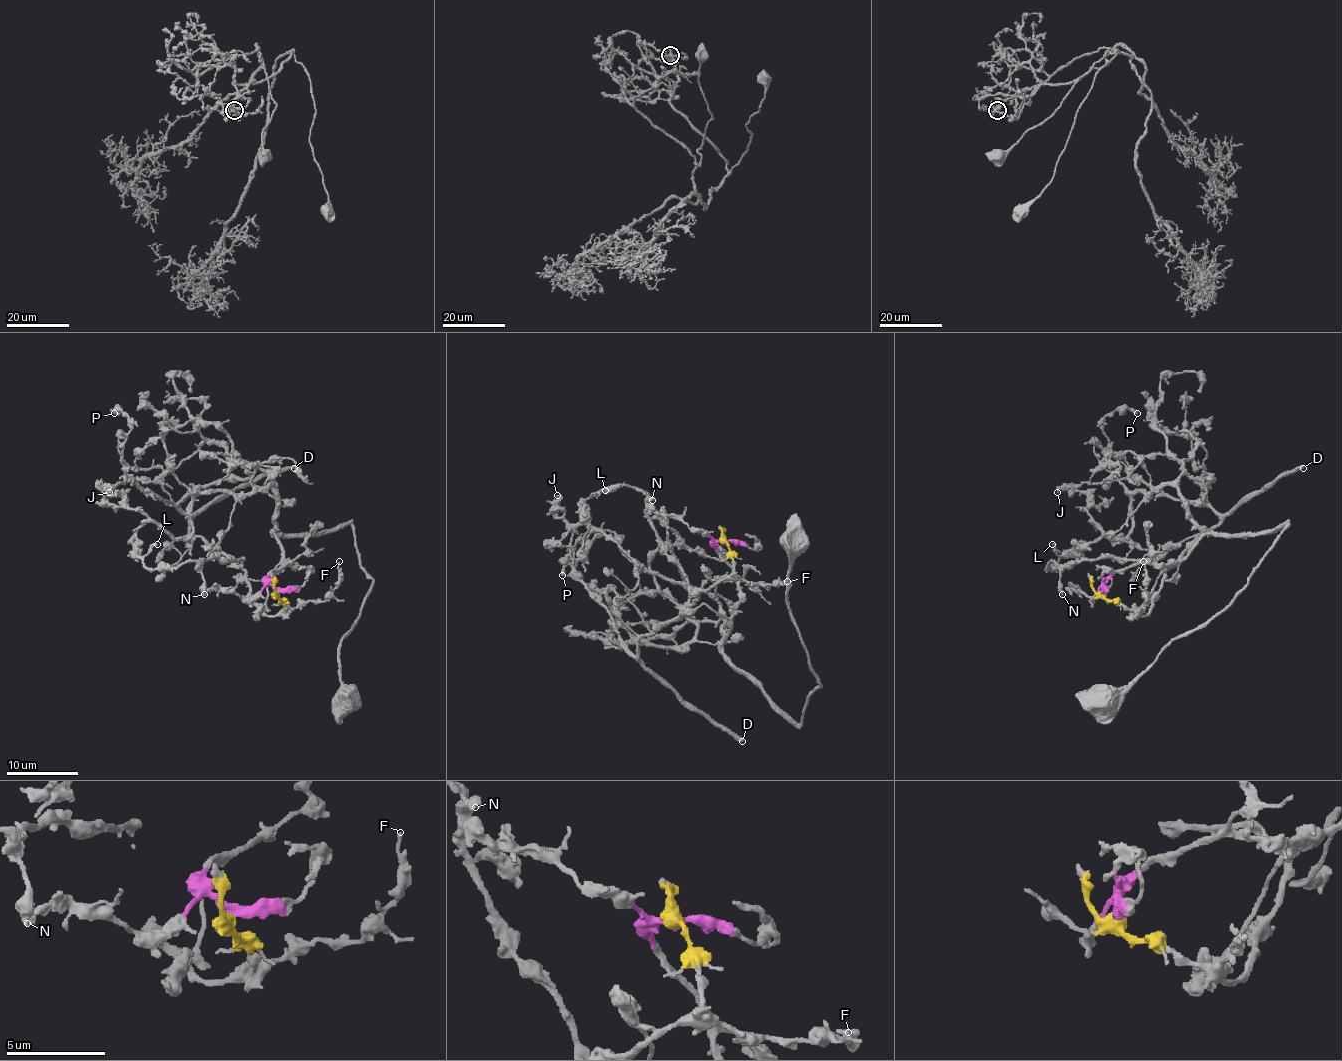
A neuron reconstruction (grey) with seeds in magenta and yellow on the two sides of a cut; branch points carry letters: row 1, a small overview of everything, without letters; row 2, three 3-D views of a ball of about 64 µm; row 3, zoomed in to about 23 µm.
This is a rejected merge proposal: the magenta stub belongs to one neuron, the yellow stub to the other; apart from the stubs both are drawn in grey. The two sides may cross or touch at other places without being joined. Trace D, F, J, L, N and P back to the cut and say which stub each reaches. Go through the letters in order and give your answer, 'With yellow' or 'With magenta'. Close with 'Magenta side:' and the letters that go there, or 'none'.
D: With yellow
F: With yellow
J: With yellow
L: With yellow
N: With yellow
P: With yellow
Magenta side: none

